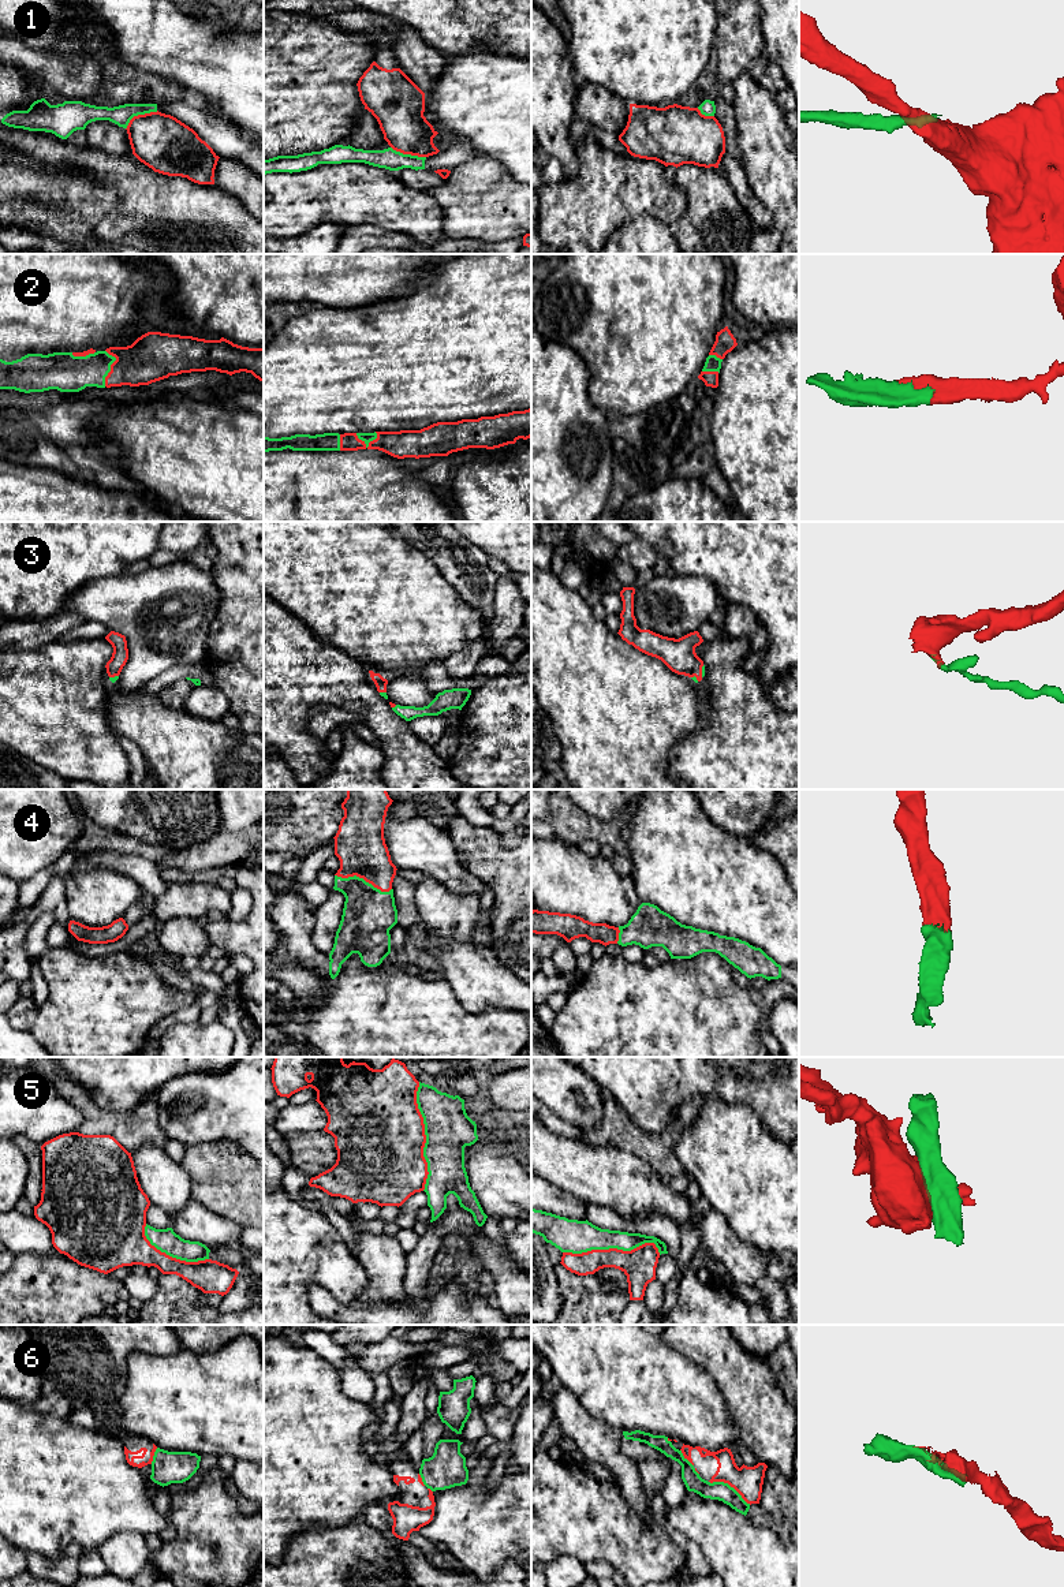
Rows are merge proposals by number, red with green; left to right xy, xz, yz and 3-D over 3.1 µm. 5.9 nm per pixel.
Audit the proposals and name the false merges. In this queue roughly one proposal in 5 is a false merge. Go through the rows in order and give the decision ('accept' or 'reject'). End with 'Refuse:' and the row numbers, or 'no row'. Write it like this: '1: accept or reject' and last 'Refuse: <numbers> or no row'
1: reject
2: accept
3: accept
4: accept
5: reject
6: reject
Refuse: 1, 5, 6

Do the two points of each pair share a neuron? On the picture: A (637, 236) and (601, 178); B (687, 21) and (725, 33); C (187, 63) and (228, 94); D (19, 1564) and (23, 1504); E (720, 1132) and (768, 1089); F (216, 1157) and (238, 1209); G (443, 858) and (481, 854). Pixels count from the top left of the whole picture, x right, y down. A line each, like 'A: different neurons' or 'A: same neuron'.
A: different neurons
B: different neurons
C: same neuron
D: different neurons
E: different neurons
F: same neuron
G: different neurons

